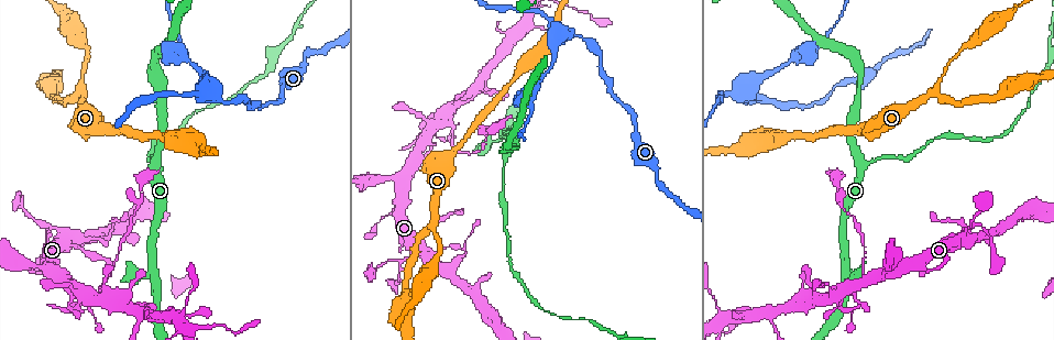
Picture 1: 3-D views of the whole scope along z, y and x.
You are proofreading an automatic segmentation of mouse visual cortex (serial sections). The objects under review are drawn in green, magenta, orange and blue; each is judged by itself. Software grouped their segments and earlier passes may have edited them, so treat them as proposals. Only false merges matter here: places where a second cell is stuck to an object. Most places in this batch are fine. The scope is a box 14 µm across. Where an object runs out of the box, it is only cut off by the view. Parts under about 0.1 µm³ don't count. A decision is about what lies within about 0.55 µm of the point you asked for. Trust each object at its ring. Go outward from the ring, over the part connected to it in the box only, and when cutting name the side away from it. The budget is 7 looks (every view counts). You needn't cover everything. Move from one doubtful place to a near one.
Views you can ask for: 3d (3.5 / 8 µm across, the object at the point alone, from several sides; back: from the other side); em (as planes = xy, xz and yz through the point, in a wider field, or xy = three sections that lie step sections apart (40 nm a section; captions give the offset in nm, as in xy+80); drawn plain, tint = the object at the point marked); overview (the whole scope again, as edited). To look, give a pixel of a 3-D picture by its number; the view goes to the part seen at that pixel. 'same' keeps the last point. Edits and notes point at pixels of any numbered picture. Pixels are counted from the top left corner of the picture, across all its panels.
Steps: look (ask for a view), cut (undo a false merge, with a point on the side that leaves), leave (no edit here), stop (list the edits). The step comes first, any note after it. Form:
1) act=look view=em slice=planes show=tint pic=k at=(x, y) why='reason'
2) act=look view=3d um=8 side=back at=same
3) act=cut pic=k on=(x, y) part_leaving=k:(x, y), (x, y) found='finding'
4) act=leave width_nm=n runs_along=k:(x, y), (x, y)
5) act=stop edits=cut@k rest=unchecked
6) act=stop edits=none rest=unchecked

act=look view=3d um=3.5 side=back pic=1 at=(836, 190) why='thin neck'

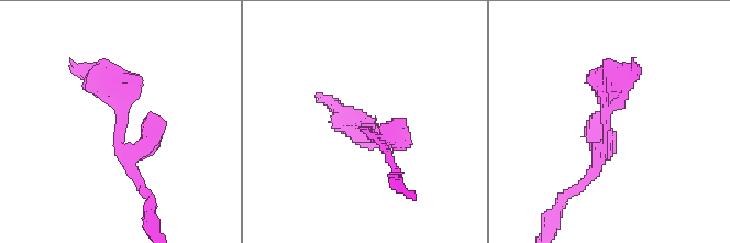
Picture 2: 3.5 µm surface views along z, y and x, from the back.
act=look view=em slice=xy step=5 show=tint pic=2 at=(118, 131) why='need the tissue'

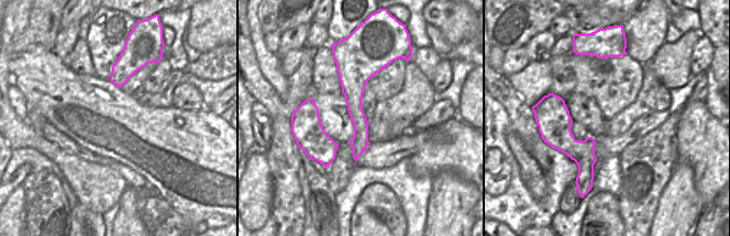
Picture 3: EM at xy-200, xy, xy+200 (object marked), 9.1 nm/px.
act=leave found='continuous, no second cell'

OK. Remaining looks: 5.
act=look view=3d um=8 pic=1 at=(552, 27) why='a fork'

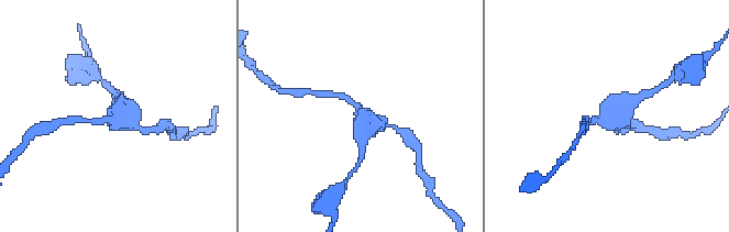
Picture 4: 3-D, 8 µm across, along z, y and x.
act=look view=em slice=xy step=3 show=tint pic=4 at=(117, 123) why='shape alone is not enough'

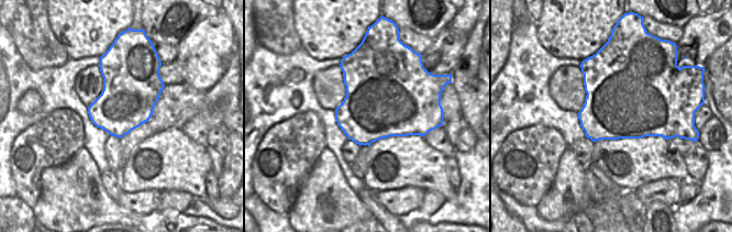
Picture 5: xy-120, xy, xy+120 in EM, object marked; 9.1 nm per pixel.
act=leave width_nm=750 runs_along=4:(151, 130), (133, 124), (119, 98) found='one cell here'

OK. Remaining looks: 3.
act=look view=3d um=3.5 pic=1 at=(401, 261) why='abrupt turn'

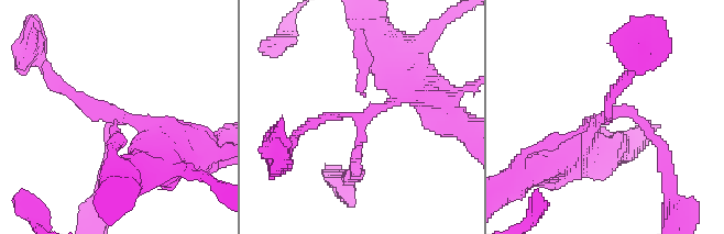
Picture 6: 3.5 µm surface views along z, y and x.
act=look view=em slice=xy step=2 show=tint pic=6 at=(120, 115)

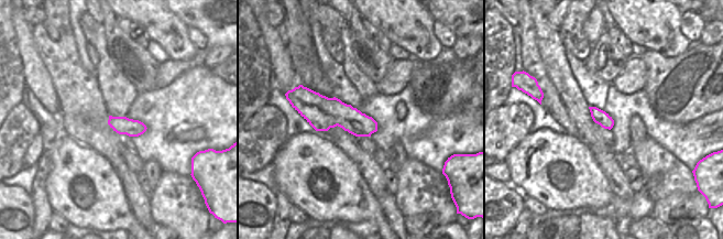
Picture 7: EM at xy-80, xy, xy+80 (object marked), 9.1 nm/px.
act=look view=em slice=planes show=tint at=same

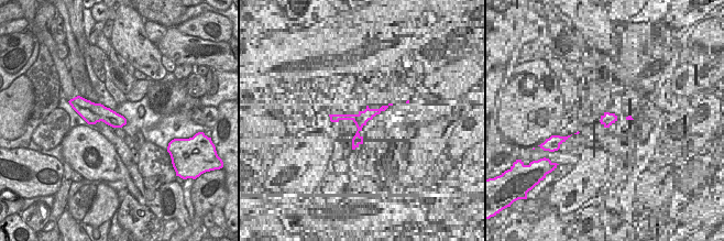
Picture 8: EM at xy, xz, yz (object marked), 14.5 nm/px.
act=leave runs_along=6:(169, 151), (57, 84) found='one cell here'

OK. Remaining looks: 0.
act=stop edits=none rest=unchecked

